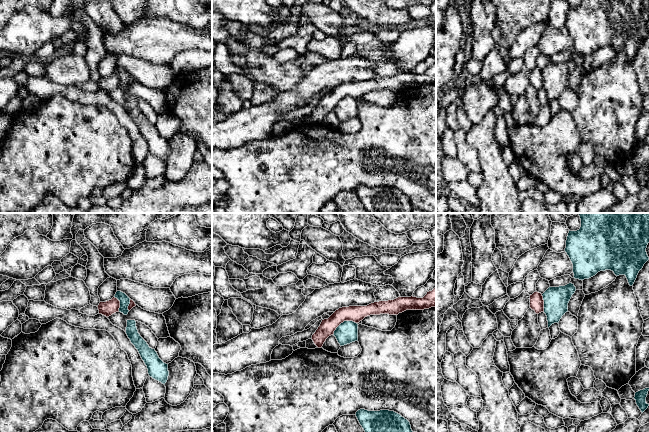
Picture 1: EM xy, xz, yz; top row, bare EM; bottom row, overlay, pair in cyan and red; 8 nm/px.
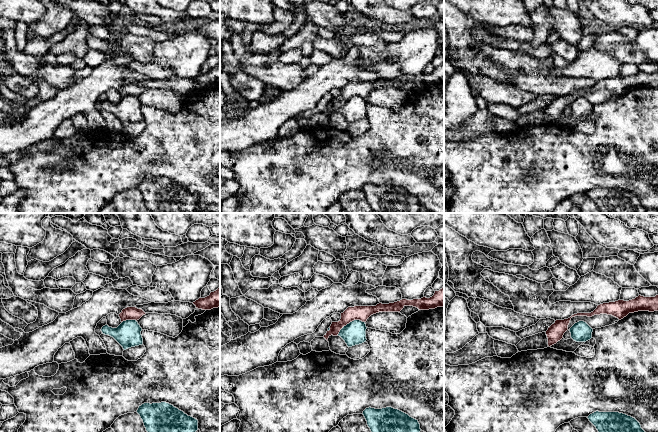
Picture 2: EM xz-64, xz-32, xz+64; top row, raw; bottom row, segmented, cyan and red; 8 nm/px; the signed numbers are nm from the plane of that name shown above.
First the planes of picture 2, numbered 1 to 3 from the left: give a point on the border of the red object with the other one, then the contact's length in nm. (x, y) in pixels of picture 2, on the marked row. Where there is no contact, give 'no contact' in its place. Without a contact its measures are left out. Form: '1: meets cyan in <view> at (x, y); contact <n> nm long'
1: meets cyan in xz-64 at (129, 320); contact 120 nm long
2: meets cyan in xz-32 at (350, 322); contact 240 nm long
3: no contact

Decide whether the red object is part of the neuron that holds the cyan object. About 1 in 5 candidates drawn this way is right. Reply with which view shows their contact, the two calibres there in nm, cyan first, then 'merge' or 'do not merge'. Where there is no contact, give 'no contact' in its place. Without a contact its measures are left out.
xz | 180/130 nm | do not merge

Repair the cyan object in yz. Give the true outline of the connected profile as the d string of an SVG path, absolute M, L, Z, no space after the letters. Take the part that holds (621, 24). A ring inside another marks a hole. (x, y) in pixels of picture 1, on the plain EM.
M581 0L579 6L569 6L565 28L573 40L573 54L589 55L600 47L611 46L616 52L625 51L632 62L649 36L648 19L649 0Z

